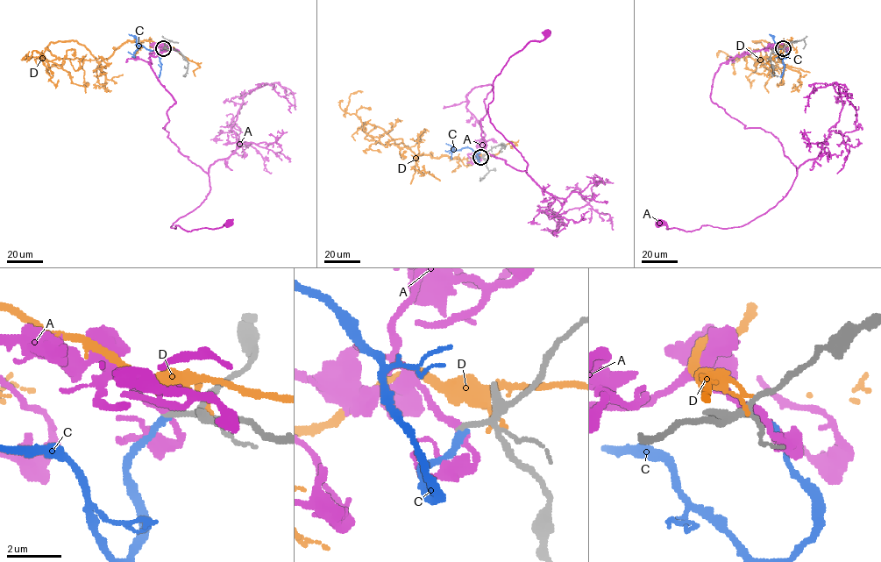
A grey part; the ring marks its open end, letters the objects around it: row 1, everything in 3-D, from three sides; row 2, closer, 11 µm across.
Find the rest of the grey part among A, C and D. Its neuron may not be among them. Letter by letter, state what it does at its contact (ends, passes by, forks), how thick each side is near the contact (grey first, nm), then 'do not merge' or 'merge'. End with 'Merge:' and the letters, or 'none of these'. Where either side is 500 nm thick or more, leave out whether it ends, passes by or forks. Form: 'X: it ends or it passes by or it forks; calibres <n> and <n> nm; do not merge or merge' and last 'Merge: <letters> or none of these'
A: it passes by; calibres 220 and 280 nm; do not merge
C: it ends; calibres 160 and 220 nm; merge
D: it ends; calibres 240 and 130 nm; do not merge
Merge: C

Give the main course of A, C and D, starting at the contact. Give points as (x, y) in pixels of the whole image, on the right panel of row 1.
A: (783, 48), (722, 63), (710, 99), (777, 137), (797, 170), (787, 194), (739, 226), (658, 223)
C: (783, 48), (787, 53), (785, 58), (773, 49), (776, 46), (776, 54), (785, 57)
D: (783, 48), (785, 40), (781, 61), (763, 40), (752, 41), (764, 48), (761, 60), (720, 50), (717, 57)

